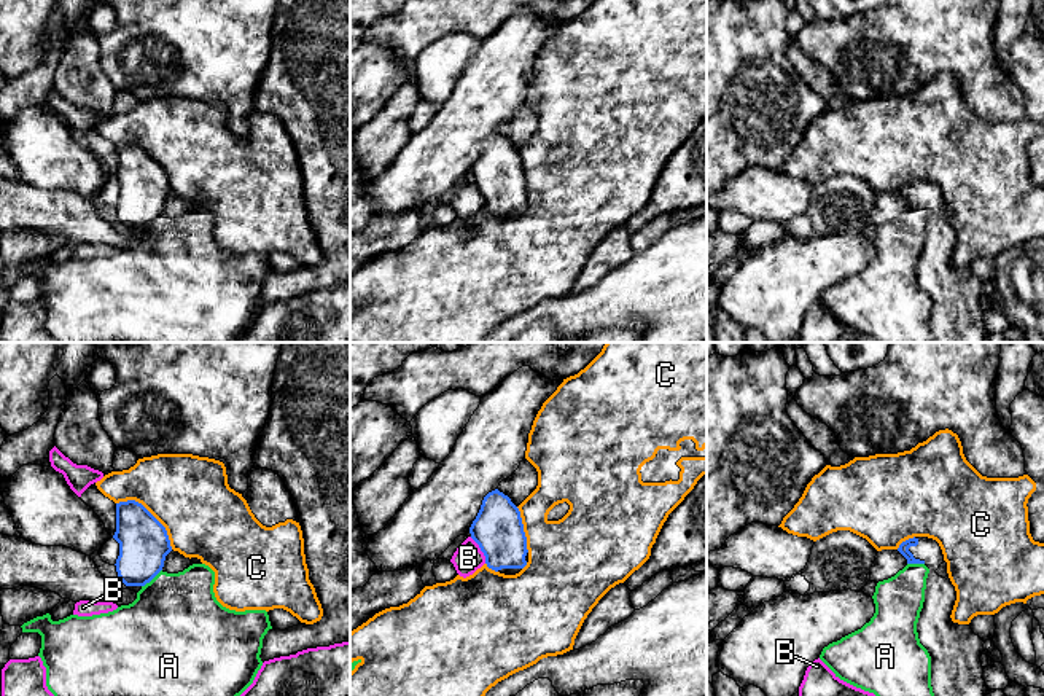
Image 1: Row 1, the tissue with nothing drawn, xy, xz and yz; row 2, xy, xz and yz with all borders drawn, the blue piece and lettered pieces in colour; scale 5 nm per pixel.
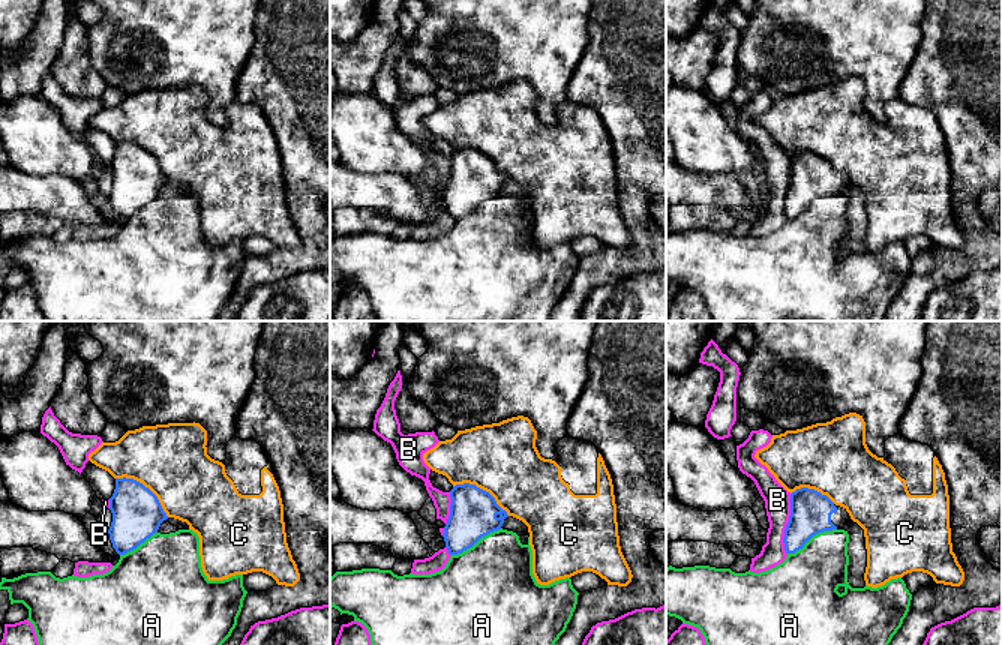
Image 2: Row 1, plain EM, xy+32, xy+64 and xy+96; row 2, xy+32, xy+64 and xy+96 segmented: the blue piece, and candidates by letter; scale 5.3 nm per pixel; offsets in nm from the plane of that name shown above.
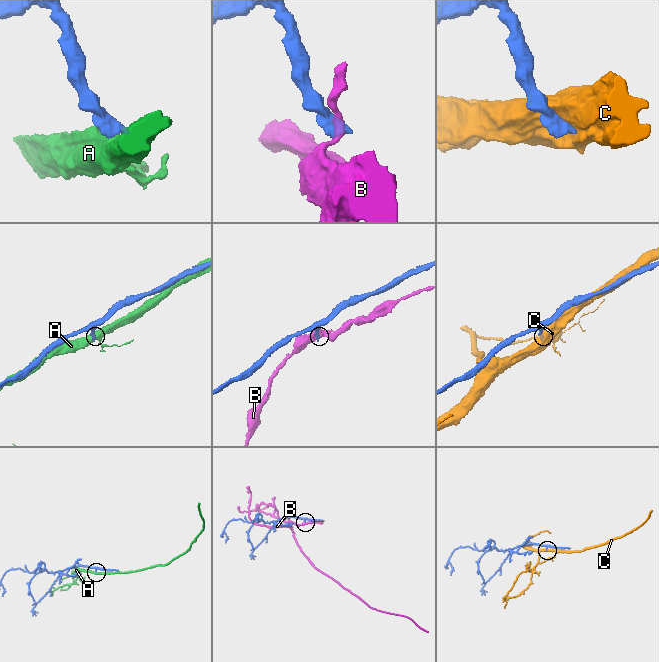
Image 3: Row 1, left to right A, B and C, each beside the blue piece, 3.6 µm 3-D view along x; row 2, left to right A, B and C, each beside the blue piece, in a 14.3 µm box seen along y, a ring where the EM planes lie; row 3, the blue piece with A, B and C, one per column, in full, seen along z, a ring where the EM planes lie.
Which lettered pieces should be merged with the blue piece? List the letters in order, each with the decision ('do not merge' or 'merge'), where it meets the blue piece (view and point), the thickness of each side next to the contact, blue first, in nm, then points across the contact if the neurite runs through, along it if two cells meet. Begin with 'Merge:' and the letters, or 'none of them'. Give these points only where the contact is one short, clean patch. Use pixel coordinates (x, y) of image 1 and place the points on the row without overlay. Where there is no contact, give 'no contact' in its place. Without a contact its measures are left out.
Merge: none of them
A: do not merge | xy (151, 222) | 260/460 nm | along xy (161, 212), (142, 230)
B: do not merge | xz (481, 193) | 260/150 nm | along xz (470, 180), (478, 188), (486, 206)
C: do not merge | xy (151, 158) | 260/400 nm

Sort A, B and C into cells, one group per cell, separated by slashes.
A / B / C

